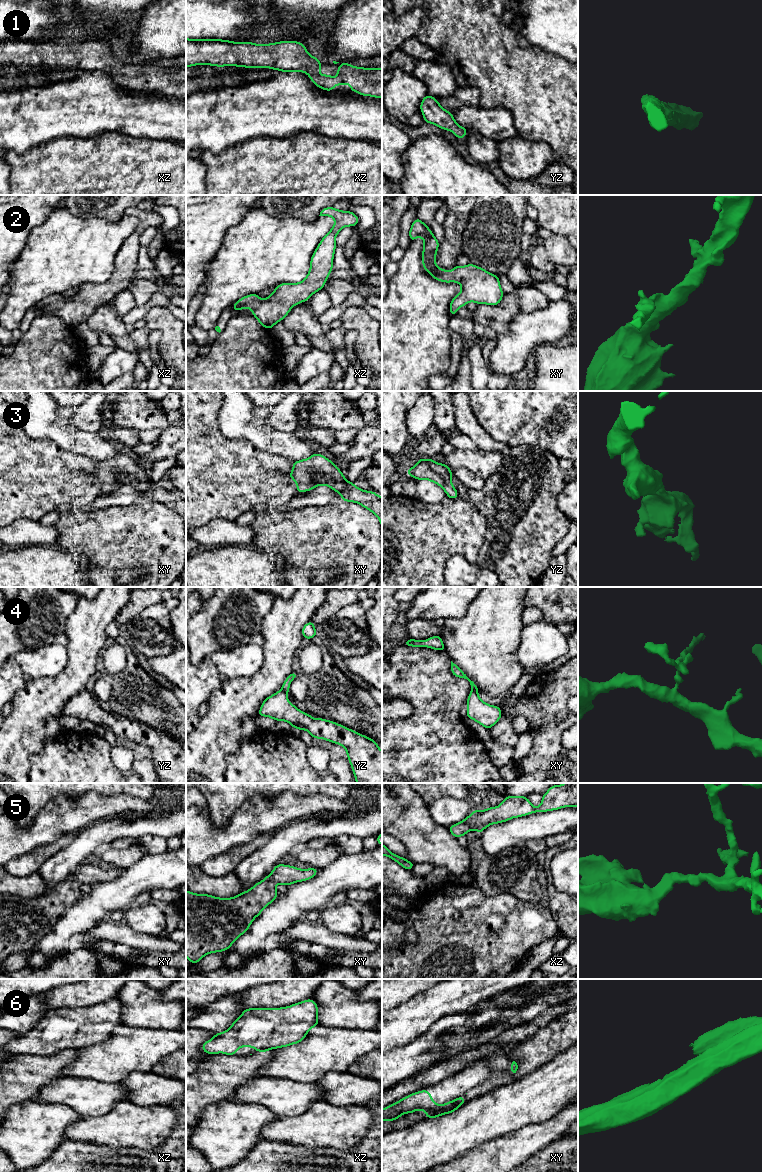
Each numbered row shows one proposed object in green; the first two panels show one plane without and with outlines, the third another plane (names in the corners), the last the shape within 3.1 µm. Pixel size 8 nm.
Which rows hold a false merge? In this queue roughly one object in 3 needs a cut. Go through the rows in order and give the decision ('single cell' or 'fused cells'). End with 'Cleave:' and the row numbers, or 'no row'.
1: single cell
2: single cell
3: single cell
4: fused cells
5: single cell
6: fused cells
Cleave: 4, 6

